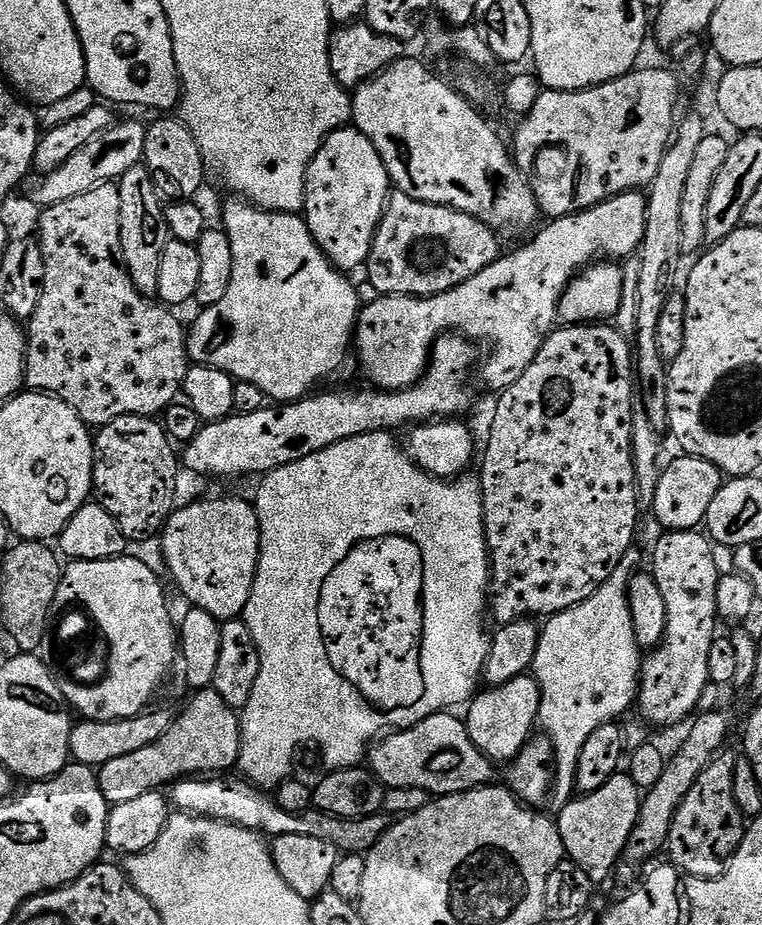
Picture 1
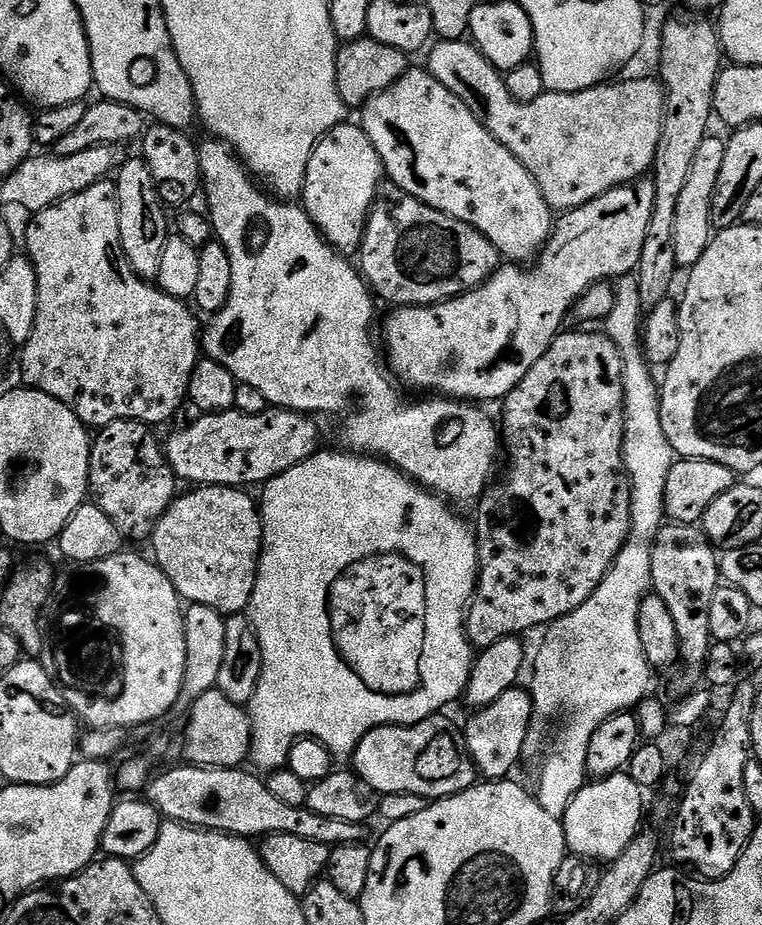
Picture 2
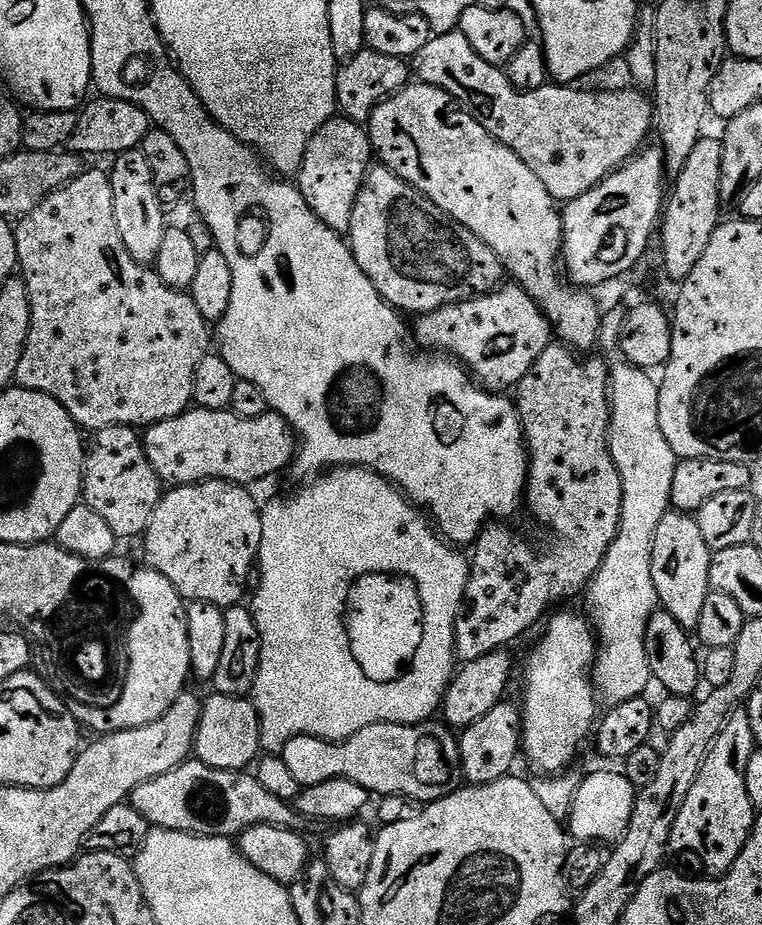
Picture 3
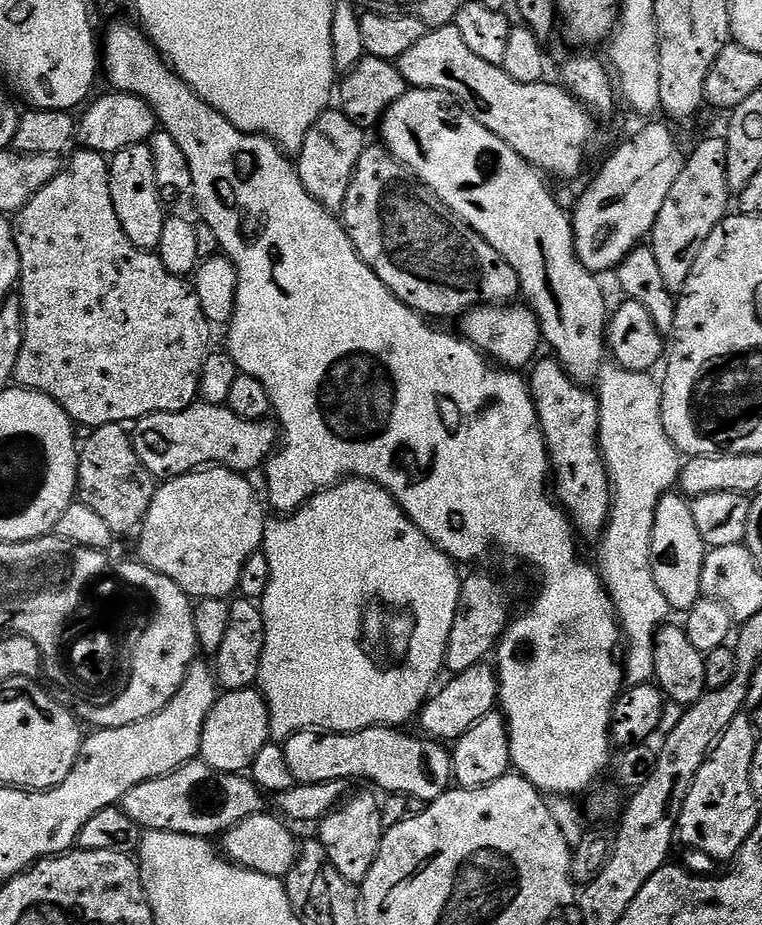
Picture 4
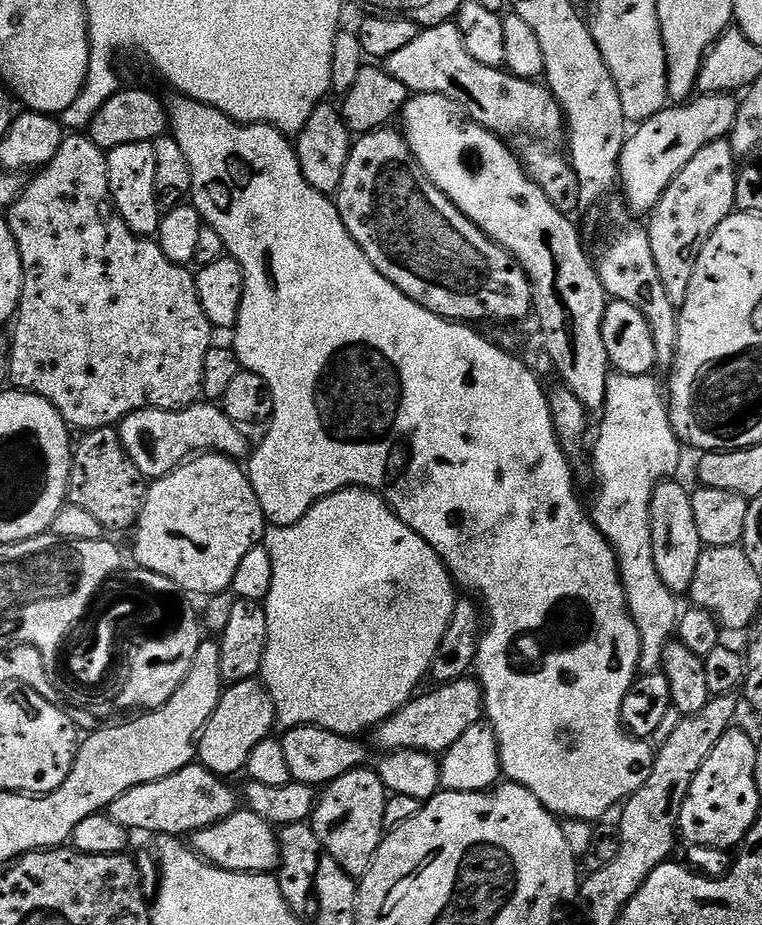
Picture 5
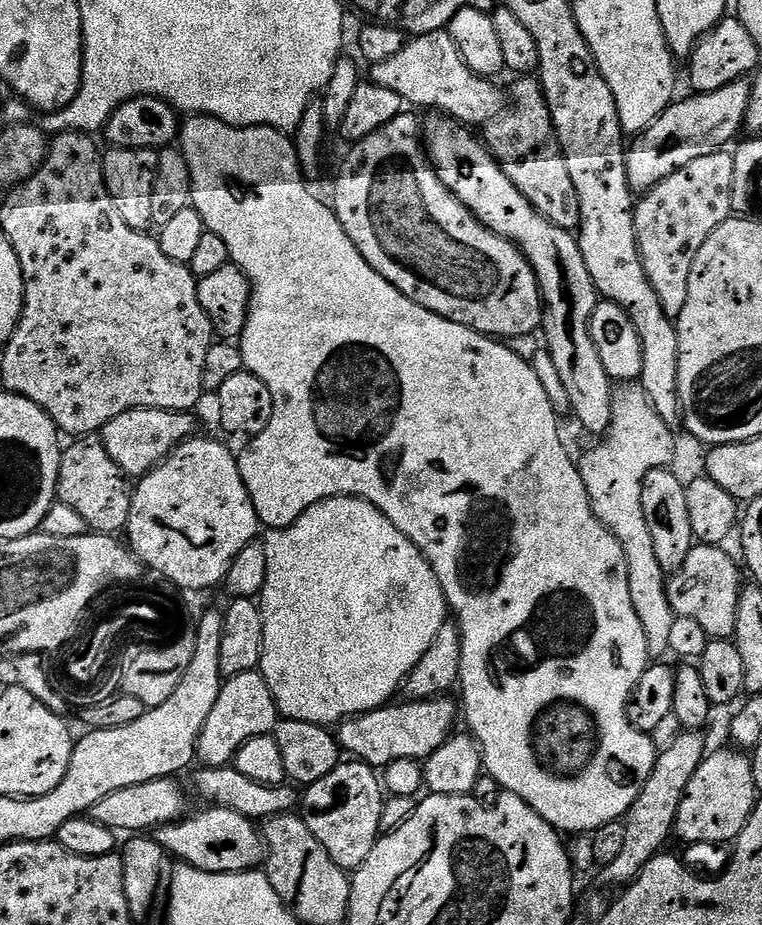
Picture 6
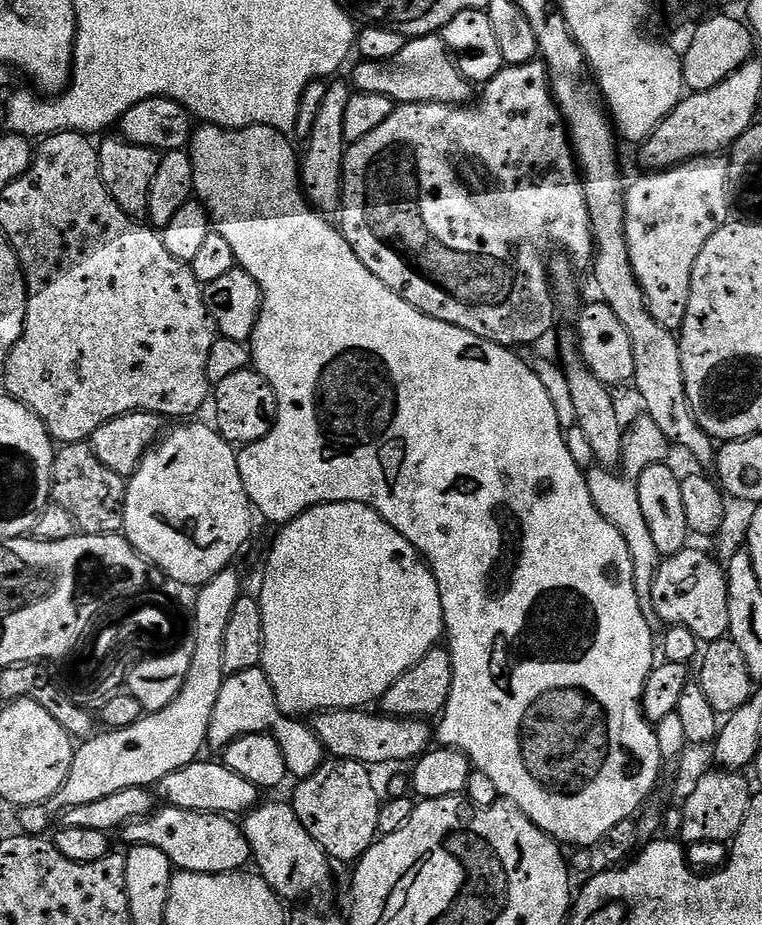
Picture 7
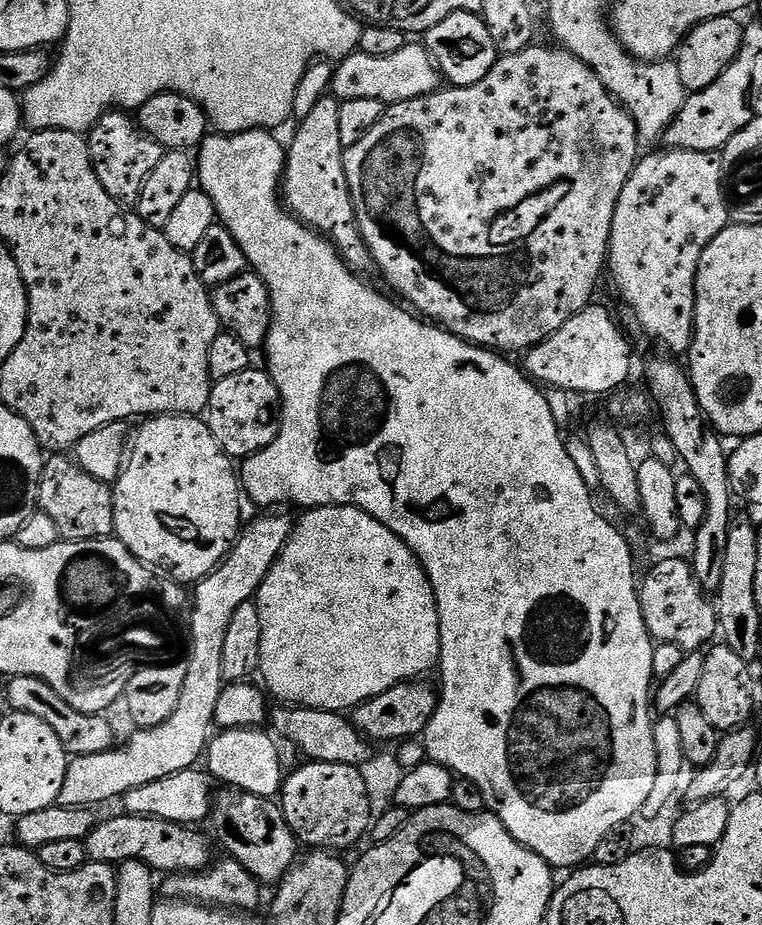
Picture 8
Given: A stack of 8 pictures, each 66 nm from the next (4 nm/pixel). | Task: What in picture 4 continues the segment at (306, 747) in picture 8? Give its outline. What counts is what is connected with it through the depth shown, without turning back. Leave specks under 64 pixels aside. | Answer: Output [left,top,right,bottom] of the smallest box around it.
[419,662,498,742]

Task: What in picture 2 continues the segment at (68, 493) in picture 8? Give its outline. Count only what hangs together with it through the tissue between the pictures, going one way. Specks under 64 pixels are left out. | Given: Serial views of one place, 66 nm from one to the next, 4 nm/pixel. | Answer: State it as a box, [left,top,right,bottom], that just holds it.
[88,420,178,541]

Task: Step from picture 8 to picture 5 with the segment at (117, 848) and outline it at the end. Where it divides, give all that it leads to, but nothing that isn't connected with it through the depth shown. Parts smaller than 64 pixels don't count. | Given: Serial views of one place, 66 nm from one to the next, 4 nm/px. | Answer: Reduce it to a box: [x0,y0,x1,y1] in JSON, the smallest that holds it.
[190,810,280,874]

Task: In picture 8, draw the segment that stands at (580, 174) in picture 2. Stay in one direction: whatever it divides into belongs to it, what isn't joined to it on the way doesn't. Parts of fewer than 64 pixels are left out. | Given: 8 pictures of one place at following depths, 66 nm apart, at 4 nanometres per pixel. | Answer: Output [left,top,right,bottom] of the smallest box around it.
[331,43,442,105]

